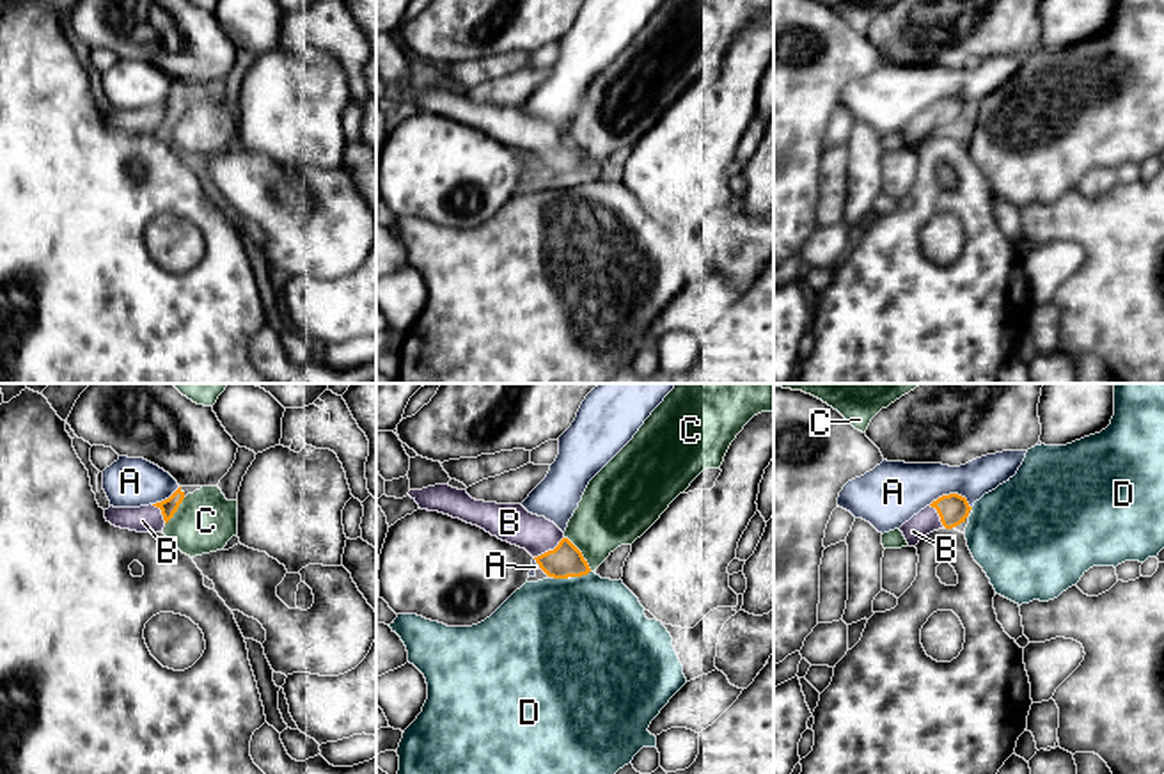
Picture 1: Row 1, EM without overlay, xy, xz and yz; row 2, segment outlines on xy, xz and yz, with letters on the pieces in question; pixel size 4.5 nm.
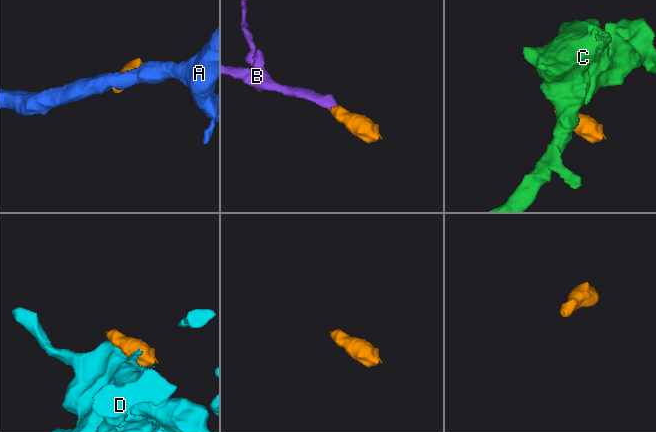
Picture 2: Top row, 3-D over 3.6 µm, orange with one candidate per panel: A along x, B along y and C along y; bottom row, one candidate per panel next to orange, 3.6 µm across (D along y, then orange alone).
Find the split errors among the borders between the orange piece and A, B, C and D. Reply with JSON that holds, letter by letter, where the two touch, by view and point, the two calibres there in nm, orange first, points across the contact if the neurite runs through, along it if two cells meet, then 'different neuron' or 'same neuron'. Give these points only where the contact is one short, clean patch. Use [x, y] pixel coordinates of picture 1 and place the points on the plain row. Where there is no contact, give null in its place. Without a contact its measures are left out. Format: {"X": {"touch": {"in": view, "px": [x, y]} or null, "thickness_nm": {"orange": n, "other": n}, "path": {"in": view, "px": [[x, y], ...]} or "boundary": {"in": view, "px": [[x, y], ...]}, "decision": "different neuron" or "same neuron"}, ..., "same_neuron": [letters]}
{"A": {"touch": {"in": "yz", "px": [951, 96]}, "thickness_nm": {"orange": 140, "other": 260}, "boundary": {"in": "yz", "px": [[928, 107], [943, 98], [960, 96], [971, 110]]}, "decision": "different neuron"}, "B": {"touch": {"in": "xz", "px": [549, 153]}, "thickness_nm": {"orange": 150, "other": 180}, "path": {"in": "xz", "px": [[565, 162], [549, 153], [529, 134], [510, 125]]}, "decision": "same neuron"}, "C": {"touch": {"in": "xz", "px": [581, 157]}, "thickness_nm": {"orange": 150, "other": 320}, "boundary": {"in": "xz", "px": [[565, 139], [591, 173]]}, "decision": "different neuron"}, "D": {"touch": {"in": "xz", "px": [581, 178]}, "thickness_nm": {"orange": 150, "other": 500}, "decision": "different neuron"}, "same_neuron": ["B"]}

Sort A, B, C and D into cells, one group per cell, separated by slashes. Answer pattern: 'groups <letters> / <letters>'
groups A / B / C / D

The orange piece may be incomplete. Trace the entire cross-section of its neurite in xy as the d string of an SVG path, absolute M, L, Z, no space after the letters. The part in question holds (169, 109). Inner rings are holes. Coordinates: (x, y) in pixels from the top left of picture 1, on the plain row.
M181 89L165 103L140 110L105 112L105 121L115 130L137 135L163 135L165 126L174 119L185 101Z

